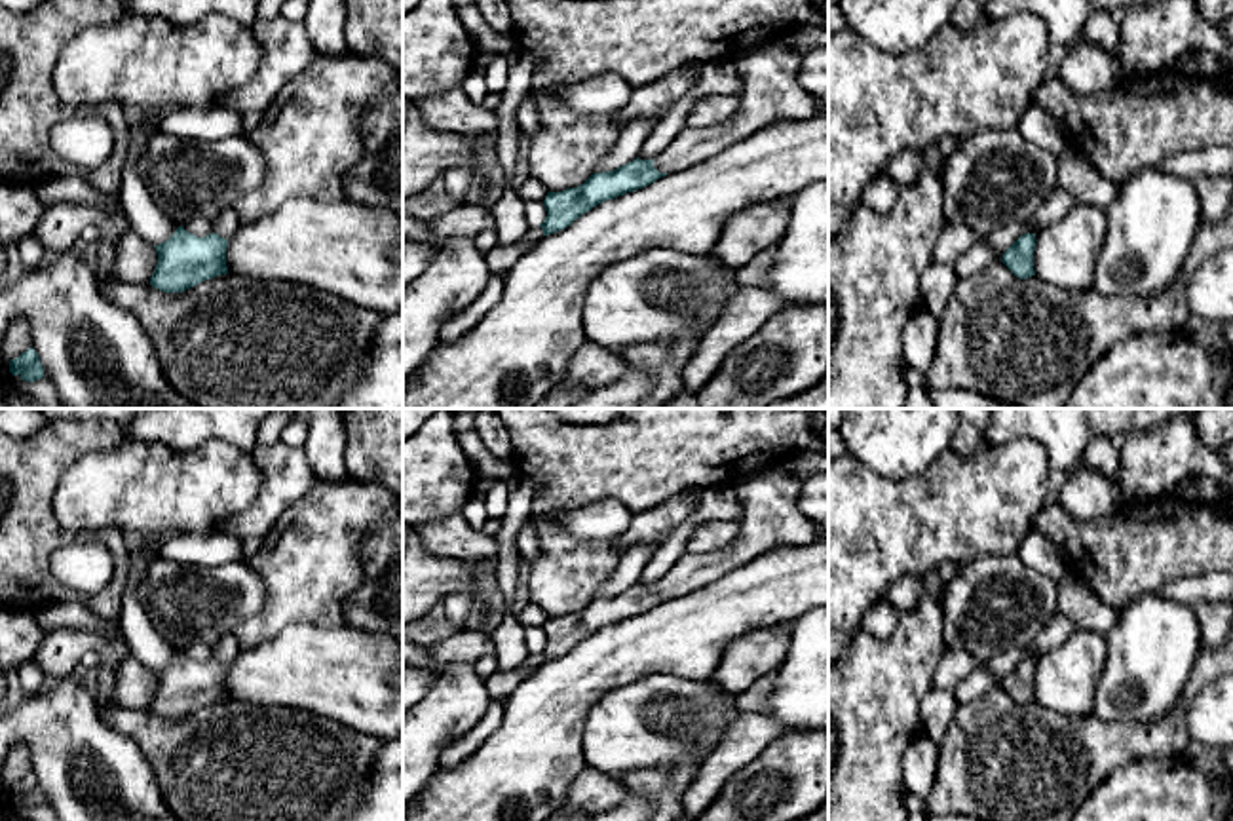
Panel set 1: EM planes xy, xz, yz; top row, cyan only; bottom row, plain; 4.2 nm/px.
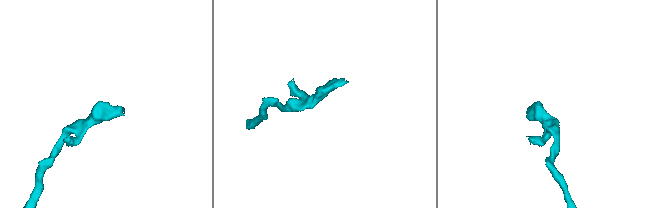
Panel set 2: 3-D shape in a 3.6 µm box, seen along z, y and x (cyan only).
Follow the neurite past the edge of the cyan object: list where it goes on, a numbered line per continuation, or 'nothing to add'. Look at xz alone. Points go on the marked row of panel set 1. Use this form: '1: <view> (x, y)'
1: xz (772, 94)

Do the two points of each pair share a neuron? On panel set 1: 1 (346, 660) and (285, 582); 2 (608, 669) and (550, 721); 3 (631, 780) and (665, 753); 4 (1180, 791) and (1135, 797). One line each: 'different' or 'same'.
1: different
2: same
3: different
4: same

